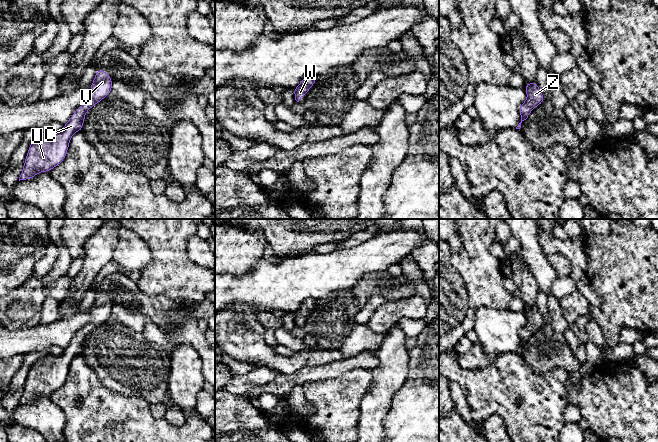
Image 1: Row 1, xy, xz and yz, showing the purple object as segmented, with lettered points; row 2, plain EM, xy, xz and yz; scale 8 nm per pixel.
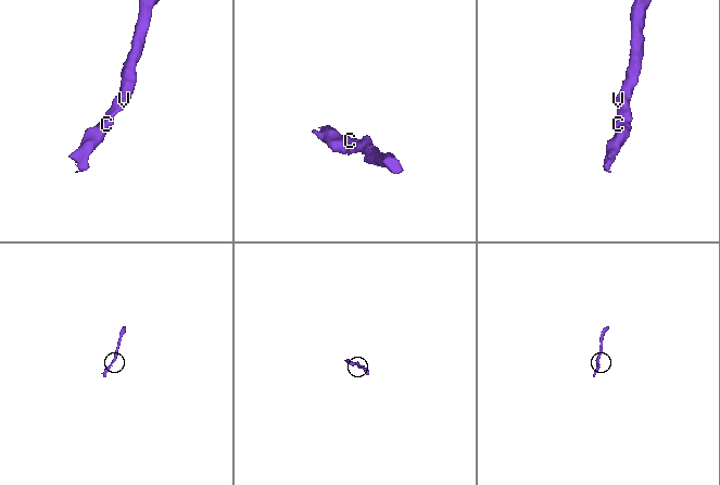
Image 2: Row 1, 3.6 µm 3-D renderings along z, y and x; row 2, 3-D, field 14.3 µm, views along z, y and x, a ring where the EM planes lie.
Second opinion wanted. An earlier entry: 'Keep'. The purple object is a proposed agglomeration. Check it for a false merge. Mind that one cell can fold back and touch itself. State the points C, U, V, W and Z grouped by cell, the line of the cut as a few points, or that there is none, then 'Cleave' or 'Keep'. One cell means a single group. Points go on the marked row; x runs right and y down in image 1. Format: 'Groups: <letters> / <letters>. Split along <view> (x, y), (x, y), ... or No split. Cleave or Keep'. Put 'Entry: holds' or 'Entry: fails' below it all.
Groups: C U V W Z. No split. Keep
Entry: holds

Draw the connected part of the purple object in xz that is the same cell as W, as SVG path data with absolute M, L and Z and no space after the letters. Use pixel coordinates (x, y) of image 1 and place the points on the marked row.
M309 74L302 79L300 84L293 89L295 100L299 102L302 96L308 93L308 90L315 84L317 75Z

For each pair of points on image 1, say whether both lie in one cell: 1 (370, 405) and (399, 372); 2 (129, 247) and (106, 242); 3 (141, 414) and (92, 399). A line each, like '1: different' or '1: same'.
1: same
2: different
3: same

